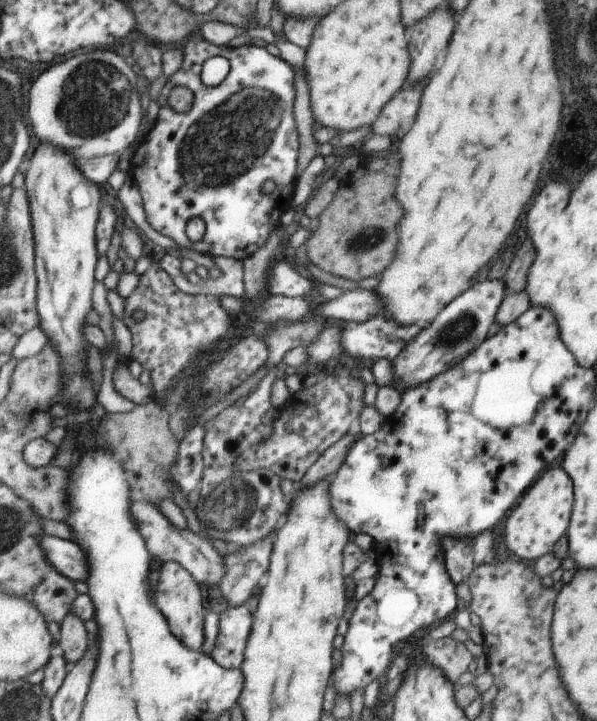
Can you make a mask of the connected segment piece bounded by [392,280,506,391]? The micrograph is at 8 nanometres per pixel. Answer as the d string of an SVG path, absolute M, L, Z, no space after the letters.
M480 280L462 298L456 298L438 314L438 318L425 326L392 361L394 367L393 388L409 389L432 381L446 369L461 364L474 349L478 349L494 322L494 316L504 298L504 280Z

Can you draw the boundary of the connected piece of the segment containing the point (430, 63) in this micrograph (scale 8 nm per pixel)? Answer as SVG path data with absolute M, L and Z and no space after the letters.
M442 8L434 18L426 18L426 22L410 28L410 50L414 50L414 70L410 70L412 84L426 78L426 74L430 76L438 54L448 46L454 24L454 14Z

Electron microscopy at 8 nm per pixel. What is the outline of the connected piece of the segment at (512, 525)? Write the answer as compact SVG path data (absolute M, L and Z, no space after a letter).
M562 468L545 470L534 483L534 490L526 494L522 499L522 506L514 510L510 515L510 522L506 522L504 528L505 546L510 550L512 556L516 556L523 561L535 562L544 557L546 552L552 550L552 544L556 544L570 522L570 512L572 512L572 480Z

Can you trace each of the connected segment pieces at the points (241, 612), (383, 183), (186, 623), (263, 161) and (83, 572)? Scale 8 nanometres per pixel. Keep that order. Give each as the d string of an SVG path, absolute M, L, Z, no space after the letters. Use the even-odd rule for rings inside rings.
M228 608L220 614L220 628L211 657L228 668L240 668L244 662L244 648L250 636L250 614L244 608Z
M372 155L364 159L349 179L341 182L332 202L322 211L319 226L305 242L309 264L359 282L380 274L396 258L396 226L404 216L402 206L394 198L398 174L400 158L386 160Z
M168 561L164 563L164 572L160 574L156 590L158 590L158 606L166 610L166 618L170 618L174 634L178 634L178 638L182 638L182 642L186 642L186 646L190 646L190 649L200 651L204 642L204 606L200 598L200 586L194 579L181 563Z
M192 33L184 42L180 44L183 51L184 62L182 66L168 78L158 96L159 112L155 118L155 123L144 136L142 142L137 147L133 157L130 174L136 181L142 200L143 209L147 224L150 224L155 231L161 235L172 238L174 242L181 246L195 250L202 254L213 254L216 257L232 257L239 261L252 256L256 250L262 248L272 236L271 232L282 228L282 213L286 210L294 210L294 198L298 198L298 178L303 174L298 174L298 166L302 166L302 126L298 126L298 69L290 66L287 60L278 57L278 54L270 54L262 44L242 45L241 47L229 47L226 45L216 45L206 41L201 33ZM223 56L228 59L229 71L226 78L215 87L206 86L201 79L203 64L210 57ZM181 86L189 88L193 92L193 105L190 112L179 113L167 103L167 98L172 87ZM265 180L274 180L276 189L271 194L262 192L262 183ZM194 217L202 217L205 222L204 238L199 241L191 241L186 234L187 222Z
M46 535L43 538L44 540L41 539L42 546L44 546L49 561L56 569L76 582L90 578L88 554L78 542Z

